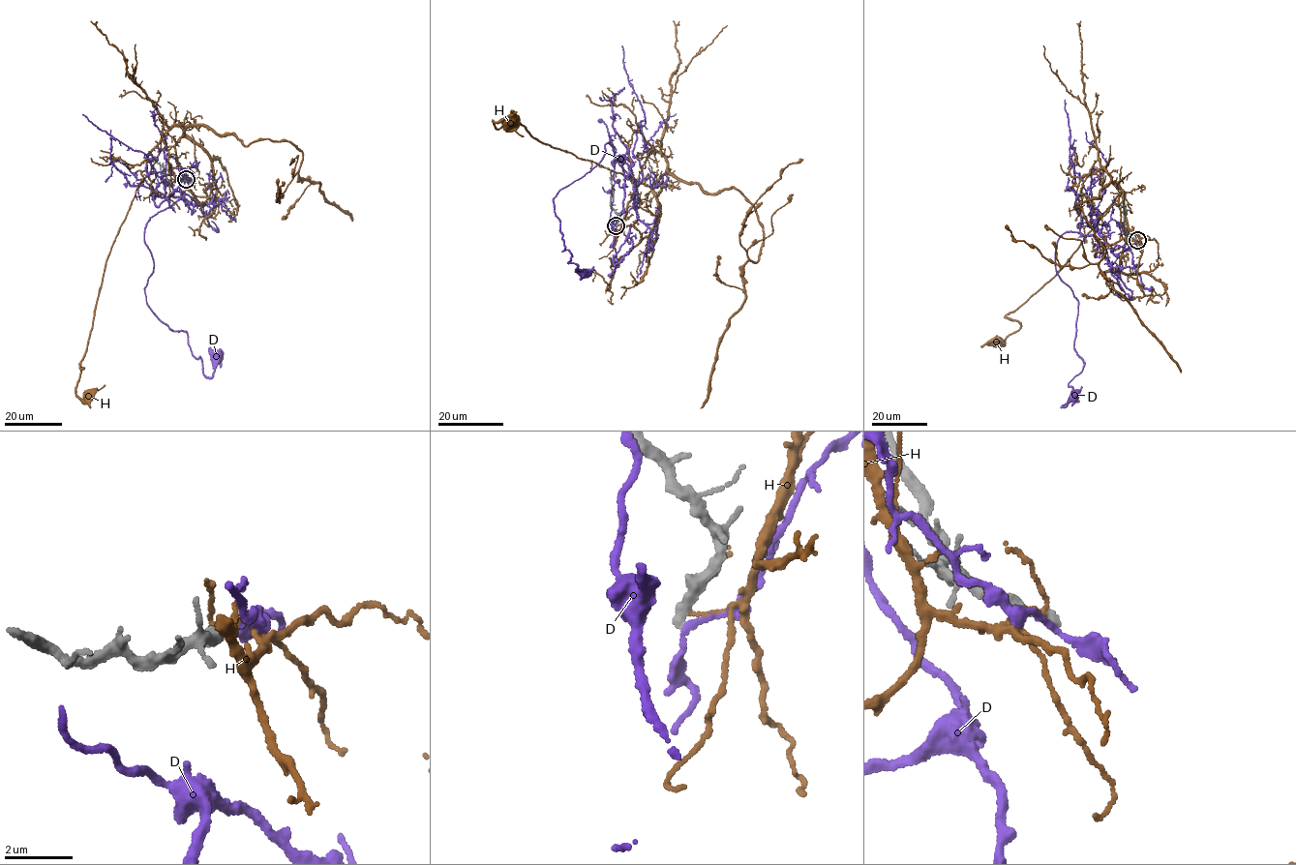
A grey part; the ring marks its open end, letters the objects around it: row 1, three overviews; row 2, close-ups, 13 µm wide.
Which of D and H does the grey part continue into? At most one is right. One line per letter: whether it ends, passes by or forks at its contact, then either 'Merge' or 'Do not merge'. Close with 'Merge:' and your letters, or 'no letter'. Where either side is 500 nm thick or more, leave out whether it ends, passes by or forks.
D: It passes by. Do not merge
H: It passes by. Do not merge
Merge: no letter

